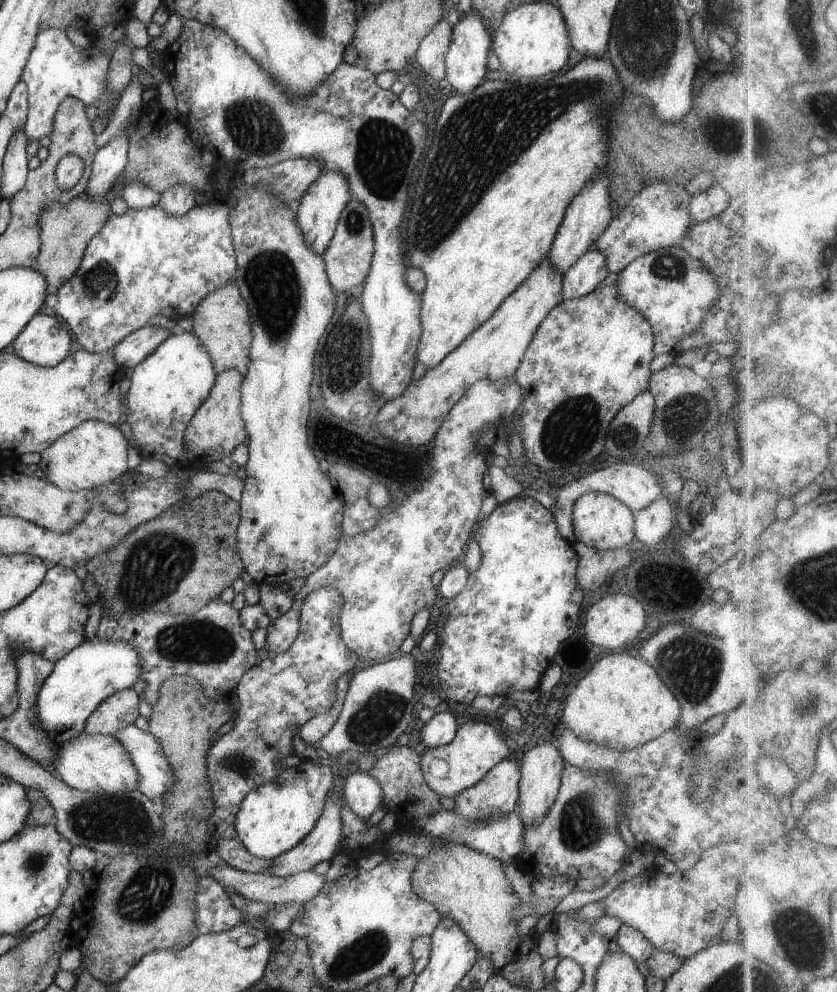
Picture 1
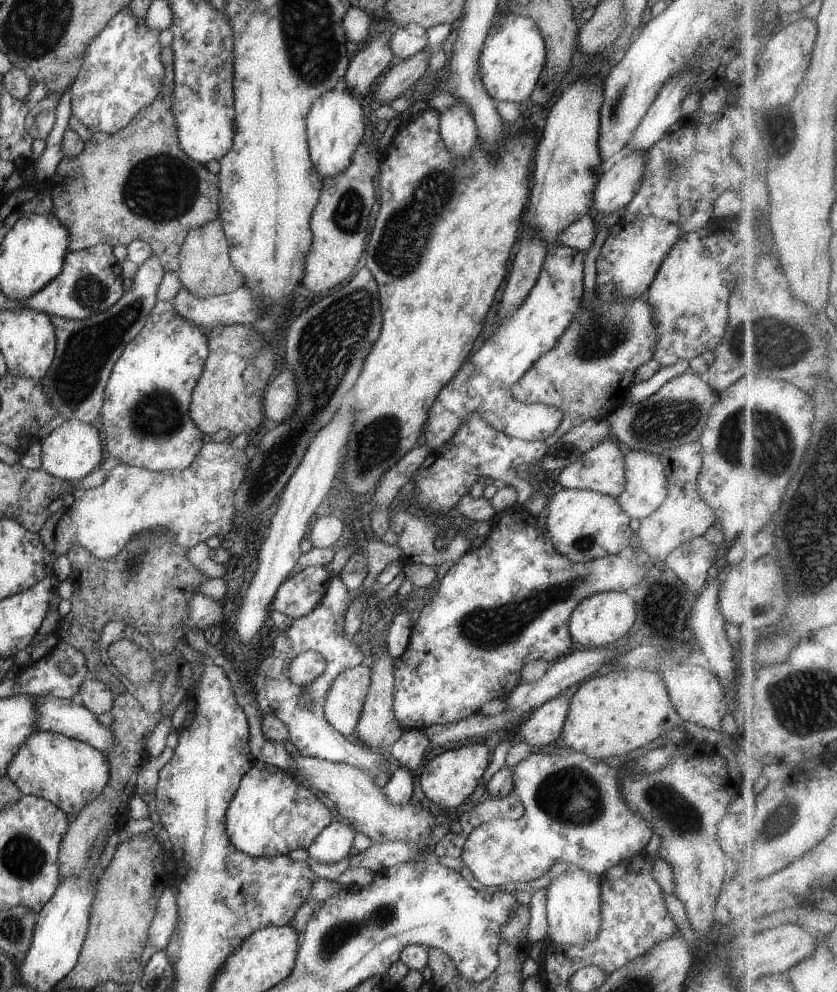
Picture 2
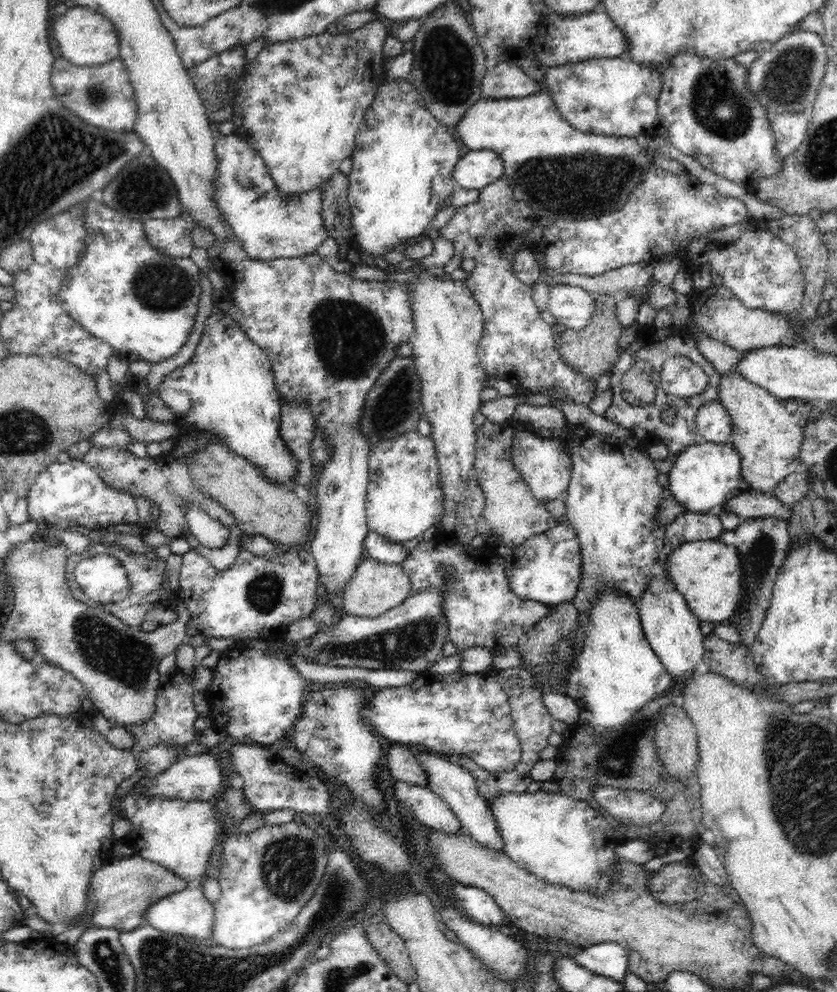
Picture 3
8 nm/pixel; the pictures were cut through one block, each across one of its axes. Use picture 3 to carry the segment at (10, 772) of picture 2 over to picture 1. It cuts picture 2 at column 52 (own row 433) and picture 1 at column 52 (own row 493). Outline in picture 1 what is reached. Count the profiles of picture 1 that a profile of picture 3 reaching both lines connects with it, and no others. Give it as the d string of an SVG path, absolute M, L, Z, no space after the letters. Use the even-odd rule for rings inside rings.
M70 735L70 742L58 750L51 771L70 788L80 791L115 795L120 792L138 791L138 772L126 748L114 738L114 735Z

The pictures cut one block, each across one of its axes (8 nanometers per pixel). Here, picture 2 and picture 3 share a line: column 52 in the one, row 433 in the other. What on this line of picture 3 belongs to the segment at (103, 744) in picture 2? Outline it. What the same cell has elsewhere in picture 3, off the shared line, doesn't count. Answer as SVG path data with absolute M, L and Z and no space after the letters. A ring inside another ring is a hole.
M720 401L704 404L696 414L696 426L702 441L728 444L732 436L732 419Z

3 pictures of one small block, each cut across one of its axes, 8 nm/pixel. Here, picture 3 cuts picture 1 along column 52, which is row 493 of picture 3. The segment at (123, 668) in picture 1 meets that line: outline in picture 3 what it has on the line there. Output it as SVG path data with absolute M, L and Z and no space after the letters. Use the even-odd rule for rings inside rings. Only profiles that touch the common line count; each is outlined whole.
M697 442L687 446L677 455L667 474L667 492L688 512L710 513L736 494L748 490L741 475L741 460L731 443L712 444Z

